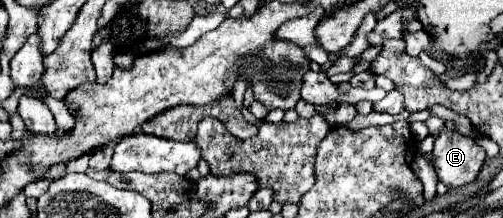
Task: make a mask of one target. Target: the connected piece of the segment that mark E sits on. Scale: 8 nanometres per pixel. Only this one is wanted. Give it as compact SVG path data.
M441 131L431 157L439 179L449 189L455 189L477 179L485 161L485 151L459 131Z

